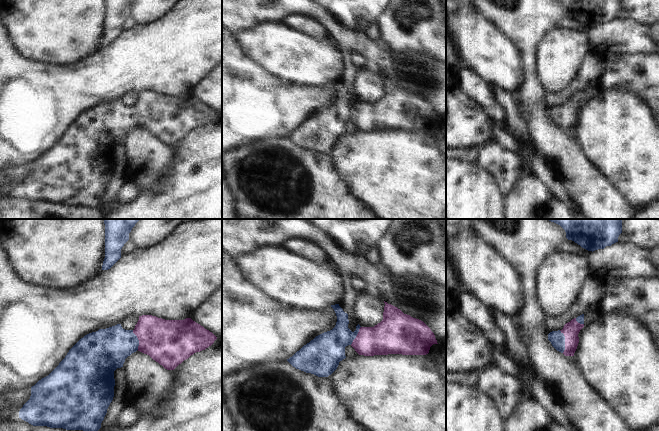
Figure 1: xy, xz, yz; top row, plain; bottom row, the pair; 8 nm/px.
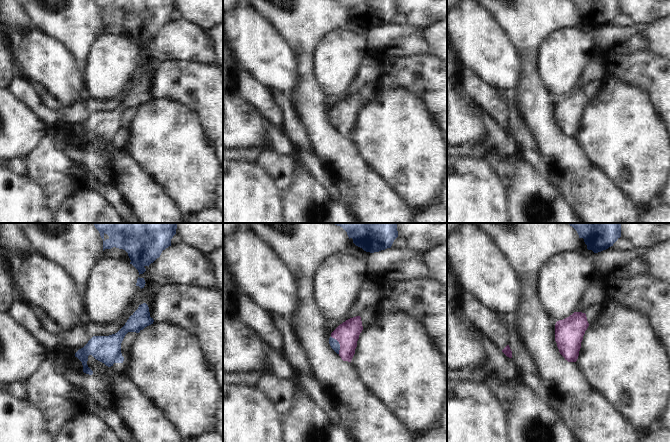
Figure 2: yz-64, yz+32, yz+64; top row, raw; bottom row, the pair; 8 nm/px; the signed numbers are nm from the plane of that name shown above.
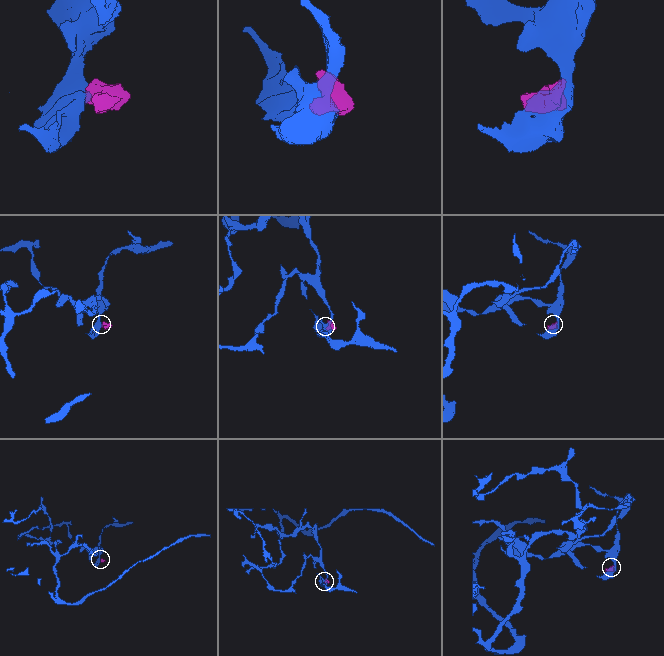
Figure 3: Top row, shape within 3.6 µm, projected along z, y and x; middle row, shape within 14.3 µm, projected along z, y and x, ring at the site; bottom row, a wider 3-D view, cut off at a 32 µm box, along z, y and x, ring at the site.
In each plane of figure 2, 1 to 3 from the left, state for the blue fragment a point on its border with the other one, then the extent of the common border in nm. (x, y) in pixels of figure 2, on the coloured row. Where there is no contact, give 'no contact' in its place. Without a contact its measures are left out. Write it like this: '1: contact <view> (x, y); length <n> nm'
1: no contact
2: contact yz+32 (339, 343); length 160 nm
3: no contact

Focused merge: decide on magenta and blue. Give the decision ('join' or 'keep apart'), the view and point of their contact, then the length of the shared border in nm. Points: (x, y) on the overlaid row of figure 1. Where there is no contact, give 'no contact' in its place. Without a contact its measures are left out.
join | yz (565, 341) | 190 nm

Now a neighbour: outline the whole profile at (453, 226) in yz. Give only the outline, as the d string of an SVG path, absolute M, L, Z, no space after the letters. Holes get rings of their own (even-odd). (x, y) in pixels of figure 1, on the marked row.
M446 219L446 236L458 234L464 227L462 219Z

